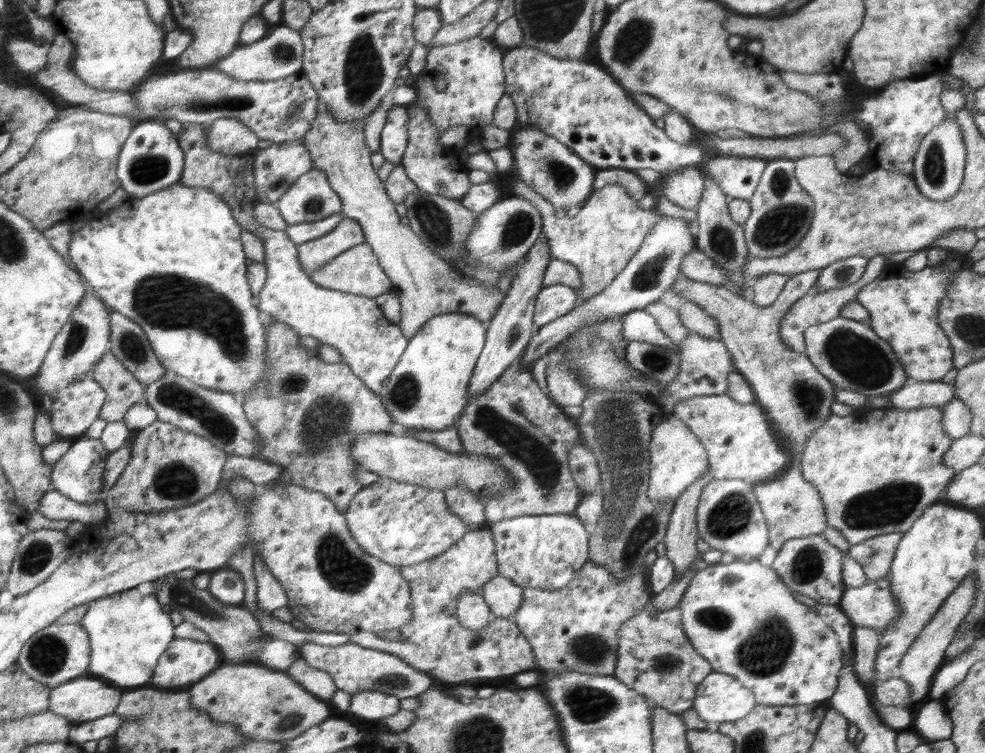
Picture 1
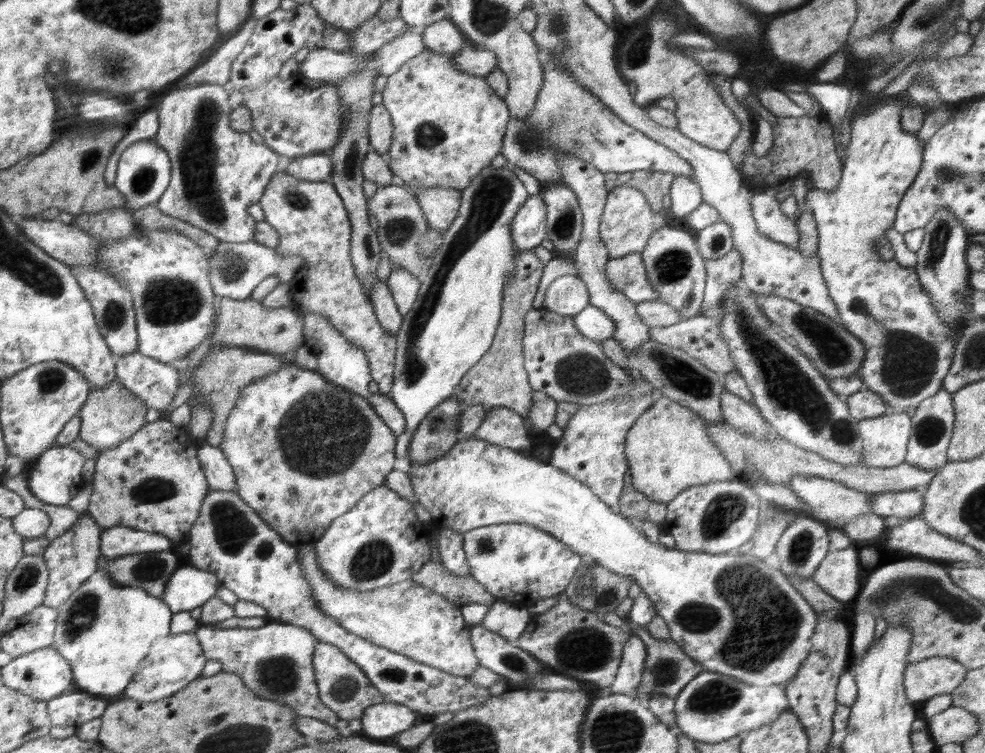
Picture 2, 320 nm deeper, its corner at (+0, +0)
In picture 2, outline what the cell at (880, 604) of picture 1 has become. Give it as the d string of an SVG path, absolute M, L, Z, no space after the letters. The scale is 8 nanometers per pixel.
M851 544L842 550L829 550L811 579L836 600L852 603L862 582L858 550Z

